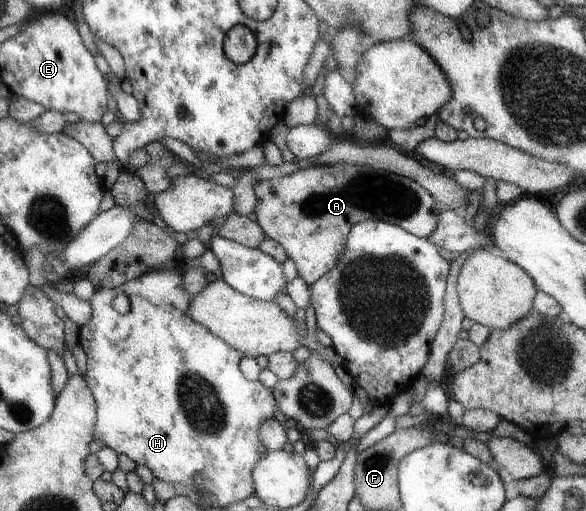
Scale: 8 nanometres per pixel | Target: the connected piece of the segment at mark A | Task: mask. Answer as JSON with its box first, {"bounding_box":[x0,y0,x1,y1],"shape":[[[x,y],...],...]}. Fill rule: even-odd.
{"bounding_box":[253,163,439,286],"shape":[[[340,163],[299,169],[283,177],[261,180],[253,187],[255,205],[253,211],[257,225],[265,236],[285,248],[287,257],[293,261],[297,275],[308,286],[315,283],[335,265],[345,245],[349,228],[365,220],[381,220],[396,225],[418,238],[425,238],[435,229],[439,209],[435,200],[412,179],[375,169],[366,165]]]}

